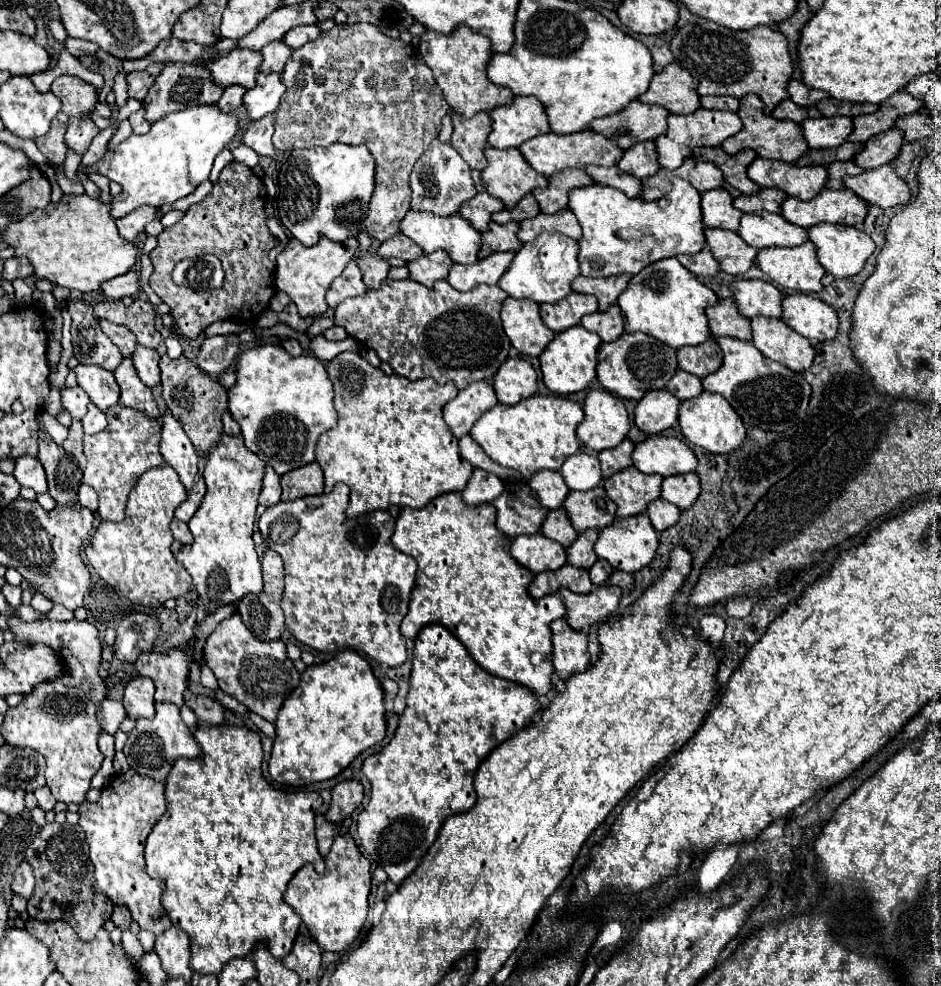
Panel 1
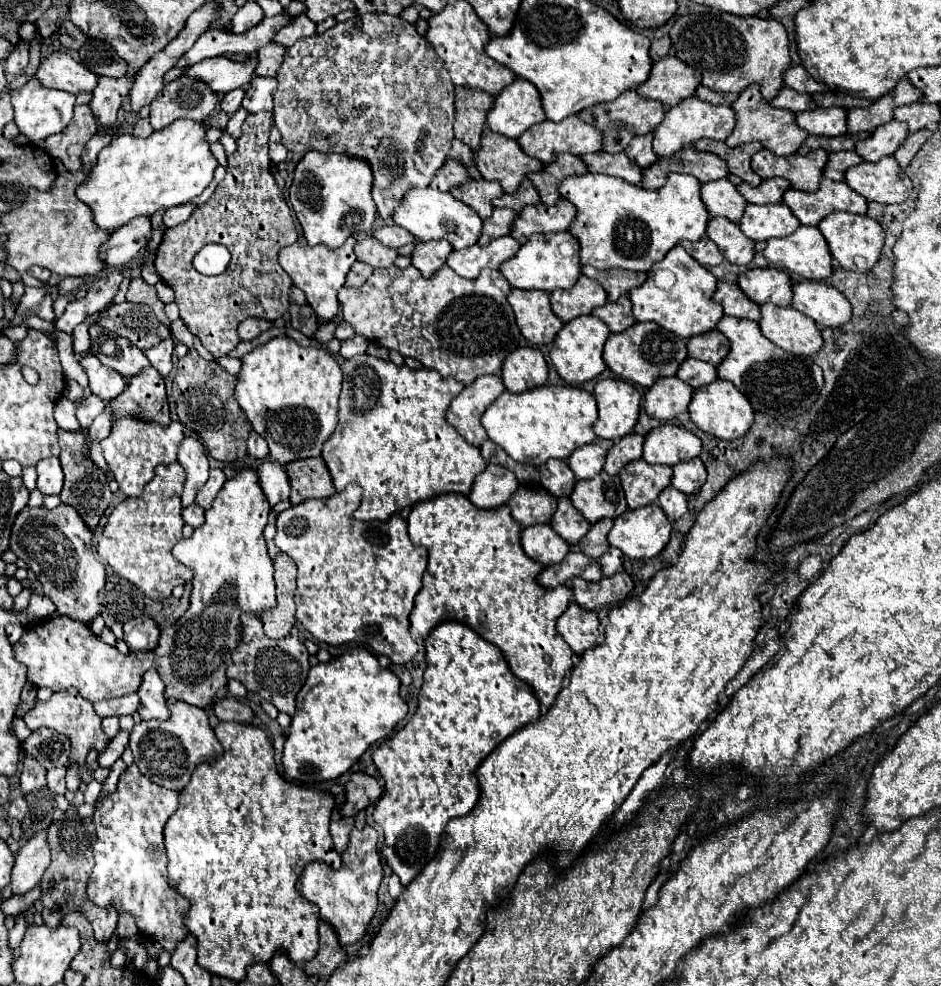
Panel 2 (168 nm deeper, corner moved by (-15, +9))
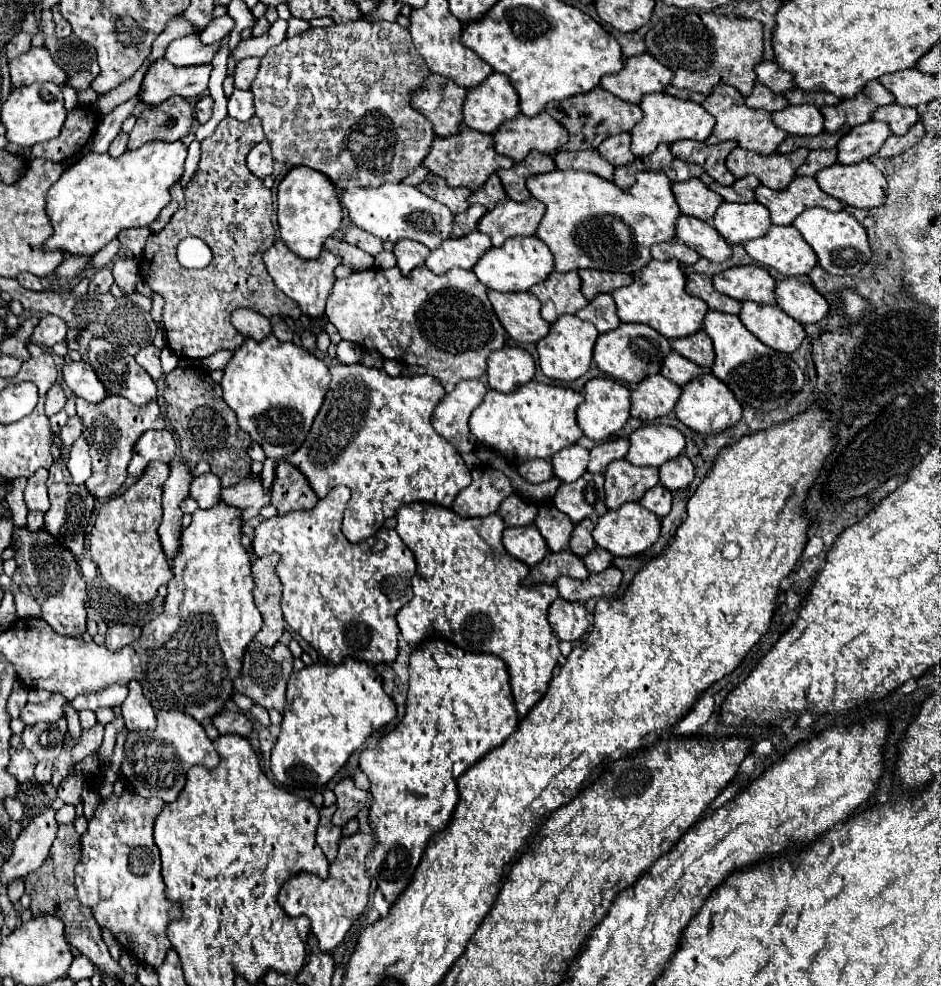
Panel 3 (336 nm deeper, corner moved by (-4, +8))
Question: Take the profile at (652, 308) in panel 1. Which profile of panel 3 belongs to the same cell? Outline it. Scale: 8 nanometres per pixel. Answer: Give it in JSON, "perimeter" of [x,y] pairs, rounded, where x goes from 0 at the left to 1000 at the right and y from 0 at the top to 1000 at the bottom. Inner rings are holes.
{"perimeter":[[[718,263],[712,265],[691,265],[674,279],[674,287],[659,291],[650,297],[661,328],[684,328],[704,338],[708,344],[731,342],[746,332],[752,309],[746,303],[740,303],[729,297],[729,279],[723,273]]]}

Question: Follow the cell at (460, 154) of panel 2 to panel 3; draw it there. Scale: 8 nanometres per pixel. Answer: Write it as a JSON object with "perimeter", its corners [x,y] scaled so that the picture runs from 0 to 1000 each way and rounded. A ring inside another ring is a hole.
{"perimeter":[[[444,168],[442,172],[435,178],[428,182],[428,186],[437,189],[444,189],[453,180],[458,176],[455,171],[450,168]]]}

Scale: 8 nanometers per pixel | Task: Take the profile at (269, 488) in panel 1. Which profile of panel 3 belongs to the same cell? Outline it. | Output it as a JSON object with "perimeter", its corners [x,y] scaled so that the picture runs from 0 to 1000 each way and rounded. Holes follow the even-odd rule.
{"perimeter":[[[276,484],[259,486],[247,494],[236,496],[236,510],[255,516],[255,526],[264,528],[274,522],[274,518],[287,510],[287,502],[278,498]]]}

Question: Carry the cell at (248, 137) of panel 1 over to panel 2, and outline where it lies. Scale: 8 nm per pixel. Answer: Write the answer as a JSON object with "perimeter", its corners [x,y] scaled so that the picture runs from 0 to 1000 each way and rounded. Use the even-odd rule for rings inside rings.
{"perimeter":[[[292,128],[288,130],[288,138],[286,138],[286,160],[292,166],[296,166],[296,164],[301,164],[305,160],[305,150],[299,146],[299,136],[296,136],[296,132]]]}

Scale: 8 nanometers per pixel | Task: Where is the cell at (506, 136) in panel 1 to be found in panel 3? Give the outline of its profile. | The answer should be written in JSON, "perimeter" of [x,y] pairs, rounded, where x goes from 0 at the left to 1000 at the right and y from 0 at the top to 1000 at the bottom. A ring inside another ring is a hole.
{"perimeter":[[[523,74],[510,86],[497,90],[493,109],[493,125],[510,135],[525,135],[536,121],[544,121],[553,115],[546,88],[538,76]]]}

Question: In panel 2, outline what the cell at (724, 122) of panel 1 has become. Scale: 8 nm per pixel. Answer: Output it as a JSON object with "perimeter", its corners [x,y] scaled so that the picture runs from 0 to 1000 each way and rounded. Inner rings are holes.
{"perimeter":[[[741,97],[726,101],[722,108],[715,108],[709,112],[707,122],[700,126],[700,130],[696,132],[696,140],[694,140],[694,152],[698,158],[705,160],[713,160],[715,156],[719,156],[722,152],[726,152],[728,148],[745,142],[745,140],[758,140],[758,142],[773,142],[775,136],[779,134],[783,124],[781,112],[777,108],[758,108],[753,103],[743,101]]]}

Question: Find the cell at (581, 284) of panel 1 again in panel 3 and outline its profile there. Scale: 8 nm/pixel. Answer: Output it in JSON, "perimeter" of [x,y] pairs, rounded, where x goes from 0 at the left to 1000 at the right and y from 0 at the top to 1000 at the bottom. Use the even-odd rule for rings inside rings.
{"perimeter":[[[616,273],[614,277],[618,283],[618,297],[625,305],[629,305],[635,297],[650,297],[652,293],[672,287],[672,279],[663,277],[631,275],[631,273]]]}

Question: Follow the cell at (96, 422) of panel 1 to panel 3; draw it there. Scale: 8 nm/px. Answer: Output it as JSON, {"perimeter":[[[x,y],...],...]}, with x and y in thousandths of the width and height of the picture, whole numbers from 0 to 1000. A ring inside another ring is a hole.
{"perimeter":[[[89,443],[81,445],[81,449],[77,451],[70,474],[81,492],[89,492],[91,486],[96,484],[96,461],[94,461],[94,449],[89,449]]]}

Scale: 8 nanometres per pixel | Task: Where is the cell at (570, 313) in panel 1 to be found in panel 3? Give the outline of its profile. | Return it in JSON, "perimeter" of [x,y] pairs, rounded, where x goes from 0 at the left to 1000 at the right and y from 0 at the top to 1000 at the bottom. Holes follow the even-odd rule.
{"perimeter":[[[587,275],[578,287],[572,287],[563,293],[576,307],[576,322],[582,328],[589,328],[599,317],[612,317],[623,311],[625,305],[616,297],[616,281],[612,275],[593,277]]]}

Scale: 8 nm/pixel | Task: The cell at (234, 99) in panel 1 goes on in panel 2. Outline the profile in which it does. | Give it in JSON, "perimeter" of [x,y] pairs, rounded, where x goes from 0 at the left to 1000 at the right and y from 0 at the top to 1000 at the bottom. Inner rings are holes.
{"perimeter":[[[245,91],[245,93],[241,93],[237,97],[237,101],[235,101],[235,112],[243,114],[243,116],[252,114],[256,110],[258,99],[260,99],[260,91]]]}

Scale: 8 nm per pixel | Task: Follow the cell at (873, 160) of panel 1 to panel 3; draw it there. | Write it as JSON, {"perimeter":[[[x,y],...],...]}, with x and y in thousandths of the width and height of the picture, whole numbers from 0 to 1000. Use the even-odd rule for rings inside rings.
{"perimeter":[[[922,123],[905,129],[891,143],[891,165],[908,167],[918,161],[925,161],[935,153],[944,137],[946,137],[946,131],[937,123]]]}

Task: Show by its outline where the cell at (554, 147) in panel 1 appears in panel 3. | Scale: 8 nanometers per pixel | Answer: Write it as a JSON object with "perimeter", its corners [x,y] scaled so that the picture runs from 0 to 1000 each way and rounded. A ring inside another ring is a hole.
{"perimeter":[[[578,113],[567,119],[553,115],[546,121],[536,123],[527,135],[523,135],[523,141],[527,155],[553,163],[565,151],[584,157],[591,155],[593,149],[604,143],[604,133],[599,133],[599,129]]]}

